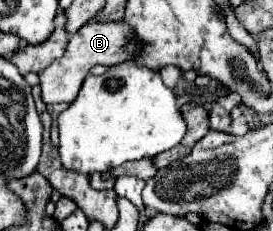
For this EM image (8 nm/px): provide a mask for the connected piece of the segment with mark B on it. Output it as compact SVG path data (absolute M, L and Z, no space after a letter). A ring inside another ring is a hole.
M87 23L81 27L67 43L67 51L61 59L55 59L51 67L47 67L43 73L39 73L39 85L41 85L41 97L43 103L71 103L75 95L79 93L79 87L83 79L89 75L89 69L95 65L119 65L127 61L131 55L123 49L127 41L131 39L131 27L125 23Z

